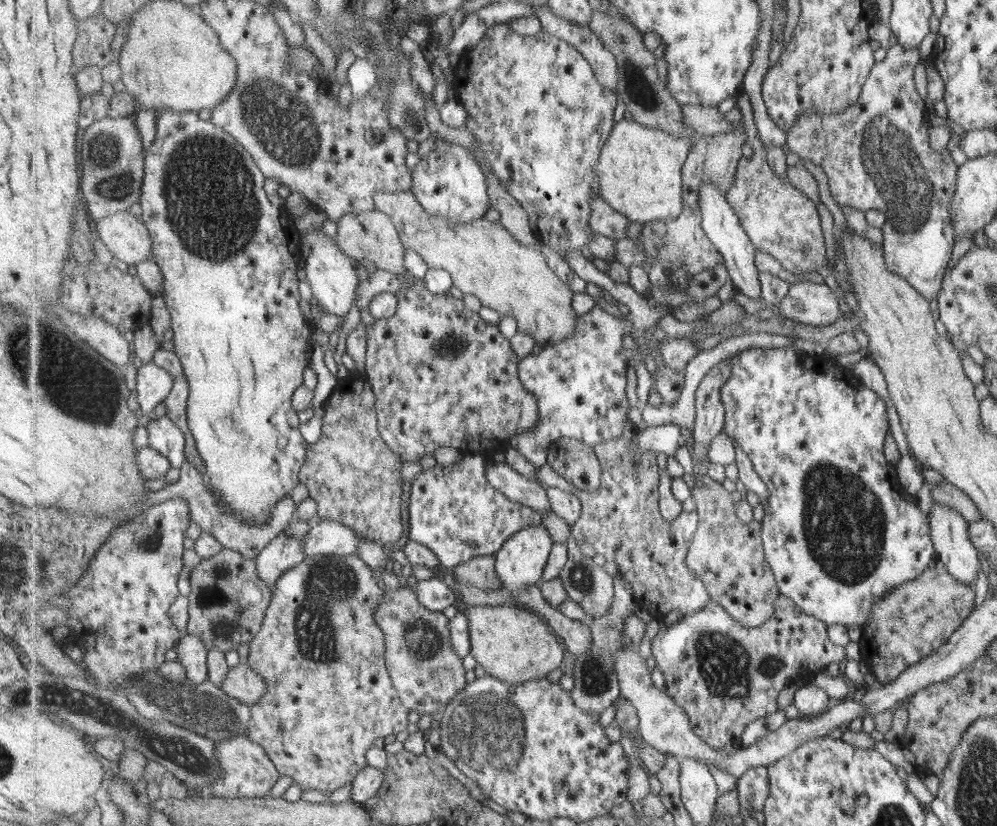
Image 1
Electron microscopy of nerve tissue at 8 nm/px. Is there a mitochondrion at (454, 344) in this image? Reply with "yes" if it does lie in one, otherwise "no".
yes

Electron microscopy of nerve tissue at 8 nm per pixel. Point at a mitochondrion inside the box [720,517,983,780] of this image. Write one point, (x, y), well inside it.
(947, 614)

